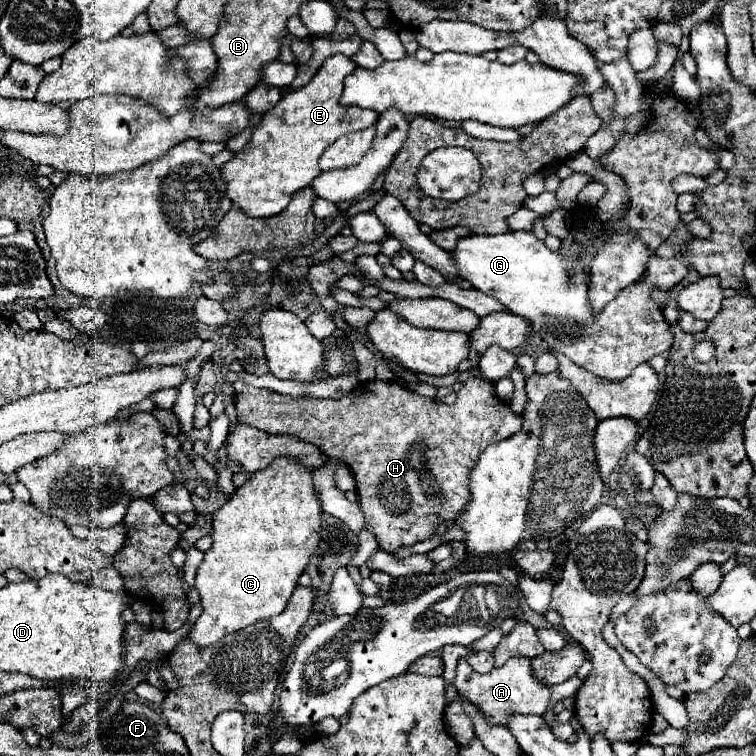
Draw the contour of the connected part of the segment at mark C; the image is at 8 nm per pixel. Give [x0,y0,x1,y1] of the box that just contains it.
[188,457,320,649]

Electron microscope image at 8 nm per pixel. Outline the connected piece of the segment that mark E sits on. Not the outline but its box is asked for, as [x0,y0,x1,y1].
[222,55,378,217]

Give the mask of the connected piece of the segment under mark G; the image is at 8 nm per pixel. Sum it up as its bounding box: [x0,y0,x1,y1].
[450,231,688,381]

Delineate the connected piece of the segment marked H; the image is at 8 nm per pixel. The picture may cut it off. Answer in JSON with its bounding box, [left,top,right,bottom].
[236,377,522,553]

